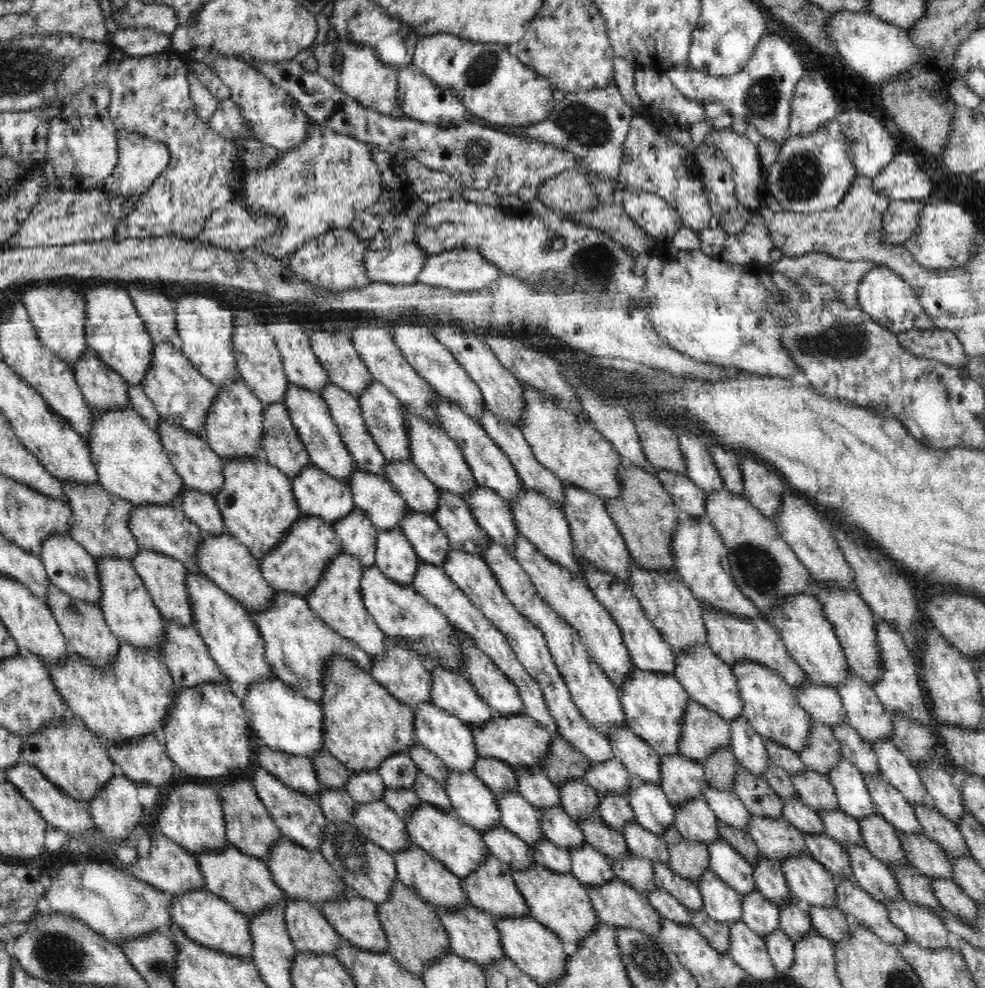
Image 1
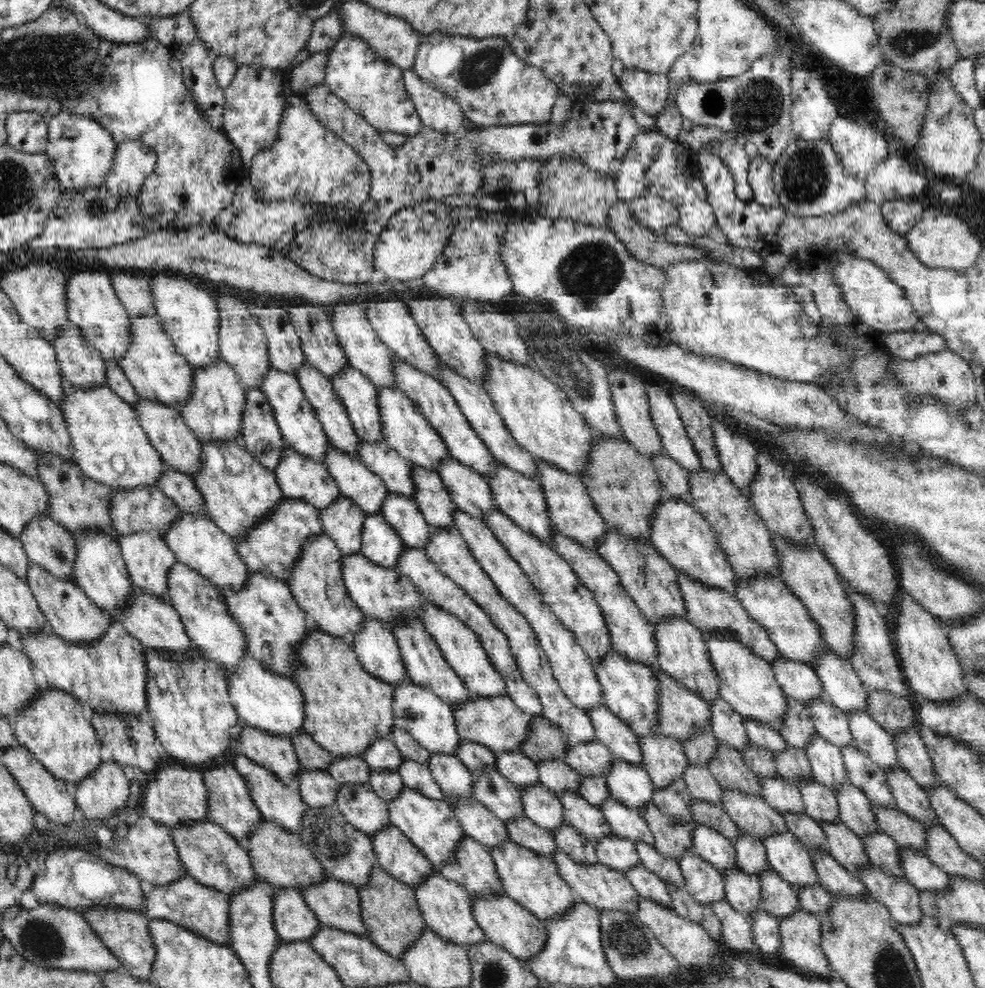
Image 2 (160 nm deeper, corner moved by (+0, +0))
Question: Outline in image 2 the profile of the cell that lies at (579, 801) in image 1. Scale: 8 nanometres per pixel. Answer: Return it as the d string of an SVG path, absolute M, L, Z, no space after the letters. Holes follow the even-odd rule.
M548 759L537 762L540 783L560 796L564 792L580 792L580 775L562 759Z

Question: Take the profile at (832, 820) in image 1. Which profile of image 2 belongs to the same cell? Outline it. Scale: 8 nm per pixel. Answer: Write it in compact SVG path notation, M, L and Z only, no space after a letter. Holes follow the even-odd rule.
M815 778L800 782L797 788L802 795L805 812L810 817L818 822L840 821L839 806L834 791L817 782Z

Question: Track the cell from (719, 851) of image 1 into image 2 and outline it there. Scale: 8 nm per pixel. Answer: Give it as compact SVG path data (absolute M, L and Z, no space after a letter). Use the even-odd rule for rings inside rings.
M696 824L692 831L692 845L695 854L720 872L738 867L733 842L712 827Z

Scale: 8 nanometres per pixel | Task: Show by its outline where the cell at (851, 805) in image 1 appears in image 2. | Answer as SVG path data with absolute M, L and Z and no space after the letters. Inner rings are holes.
M816 734L810 740L810 746L805 752L817 782L836 792L844 784L850 784L840 747L830 744L822 736Z

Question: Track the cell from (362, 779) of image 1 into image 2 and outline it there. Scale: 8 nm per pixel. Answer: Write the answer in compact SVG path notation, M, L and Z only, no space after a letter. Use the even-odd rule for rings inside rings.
M334 757L332 766L326 771L339 784L370 784L370 766L363 757Z

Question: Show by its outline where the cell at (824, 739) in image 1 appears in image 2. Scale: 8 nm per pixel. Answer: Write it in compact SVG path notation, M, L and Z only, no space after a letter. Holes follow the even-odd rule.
M786 694L785 697L788 700L788 710L779 734L789 746L806 750L810 746L810 740L818 734L818 731L810 719L810 713L805 704Z

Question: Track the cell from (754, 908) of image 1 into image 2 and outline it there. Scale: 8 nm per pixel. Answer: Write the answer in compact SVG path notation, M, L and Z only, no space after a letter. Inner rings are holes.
M740 867L722 872L726 898L738 911L749 918L749 914L761 908L759 877L745 873Z

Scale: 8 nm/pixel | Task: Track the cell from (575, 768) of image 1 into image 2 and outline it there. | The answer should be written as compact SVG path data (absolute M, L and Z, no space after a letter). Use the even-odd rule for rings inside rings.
M543 715L533 716L530 734L520 746L520 752L534 762L548 759L564 759L572 741L550 723Z

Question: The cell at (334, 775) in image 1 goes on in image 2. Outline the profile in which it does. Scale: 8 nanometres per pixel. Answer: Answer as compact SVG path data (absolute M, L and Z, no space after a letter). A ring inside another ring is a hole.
M305 731L294 734L291 742L302 768L327 771L332 766L332 753L324 750Z

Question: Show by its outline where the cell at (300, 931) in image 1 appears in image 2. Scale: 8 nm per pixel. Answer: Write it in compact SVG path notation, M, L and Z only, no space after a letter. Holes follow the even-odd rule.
M276 887L273 896L273 925L279 940L309 941L322 924L309 909L302 893L293 888Z

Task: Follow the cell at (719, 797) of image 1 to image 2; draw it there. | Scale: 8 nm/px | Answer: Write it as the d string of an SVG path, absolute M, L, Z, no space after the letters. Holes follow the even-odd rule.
M690 766L686 768L682 780L688 787L691 796L694 799L702 799L709 803L721 804L724 789L714 779L714 776L702 766Z

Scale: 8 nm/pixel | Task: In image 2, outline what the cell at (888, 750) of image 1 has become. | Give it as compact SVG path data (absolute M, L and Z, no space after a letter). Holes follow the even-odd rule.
M852 710L847 714L847 718L858 750L866 754L886 773L900 766L891 735L865 710Z

